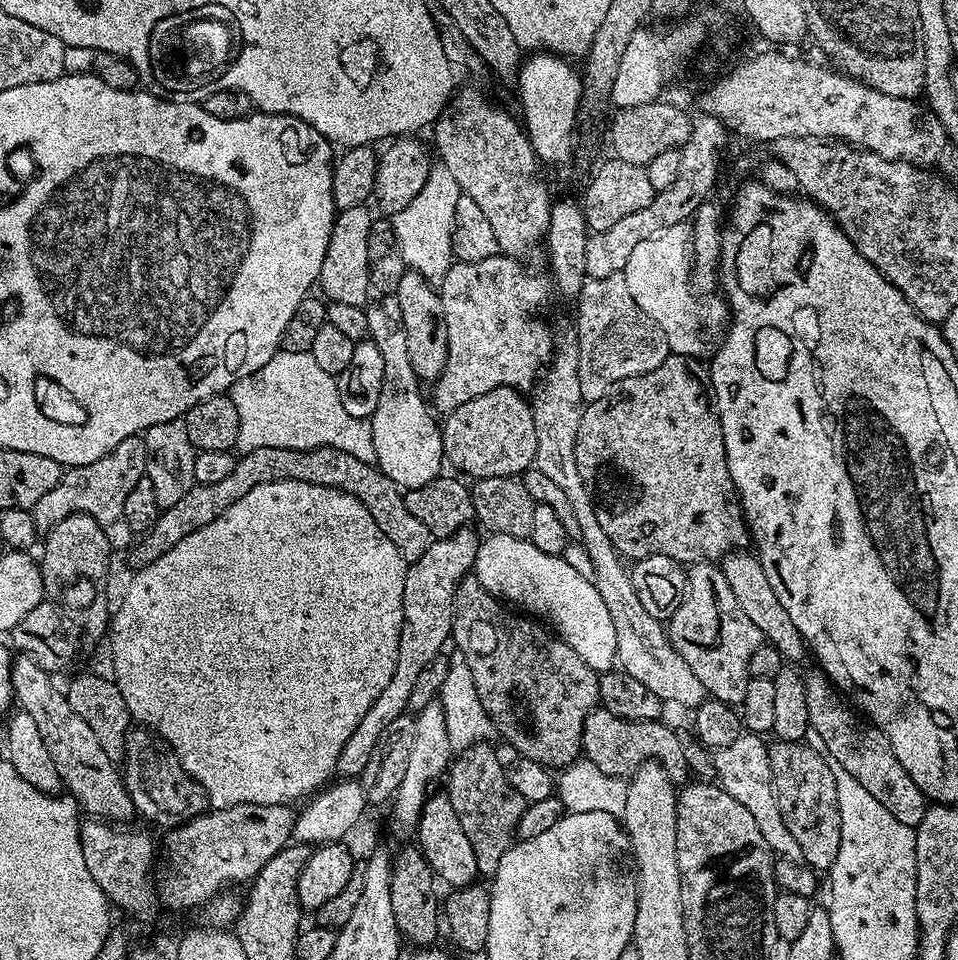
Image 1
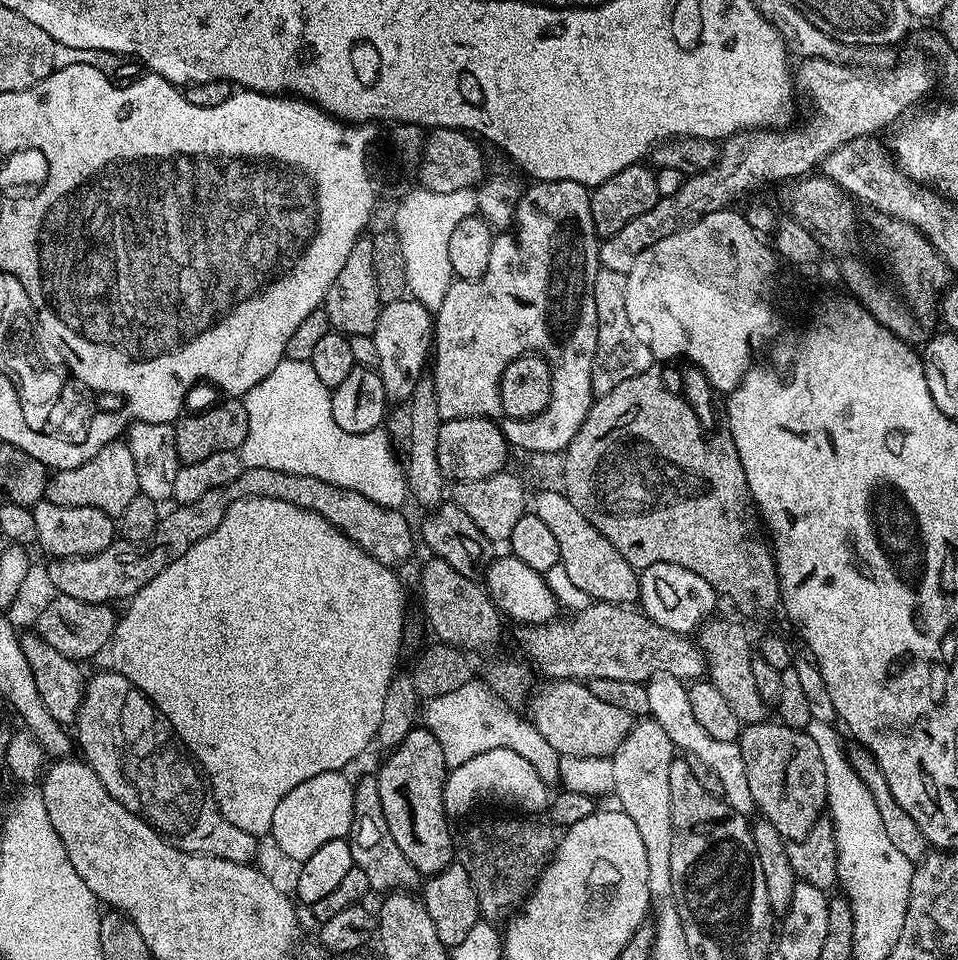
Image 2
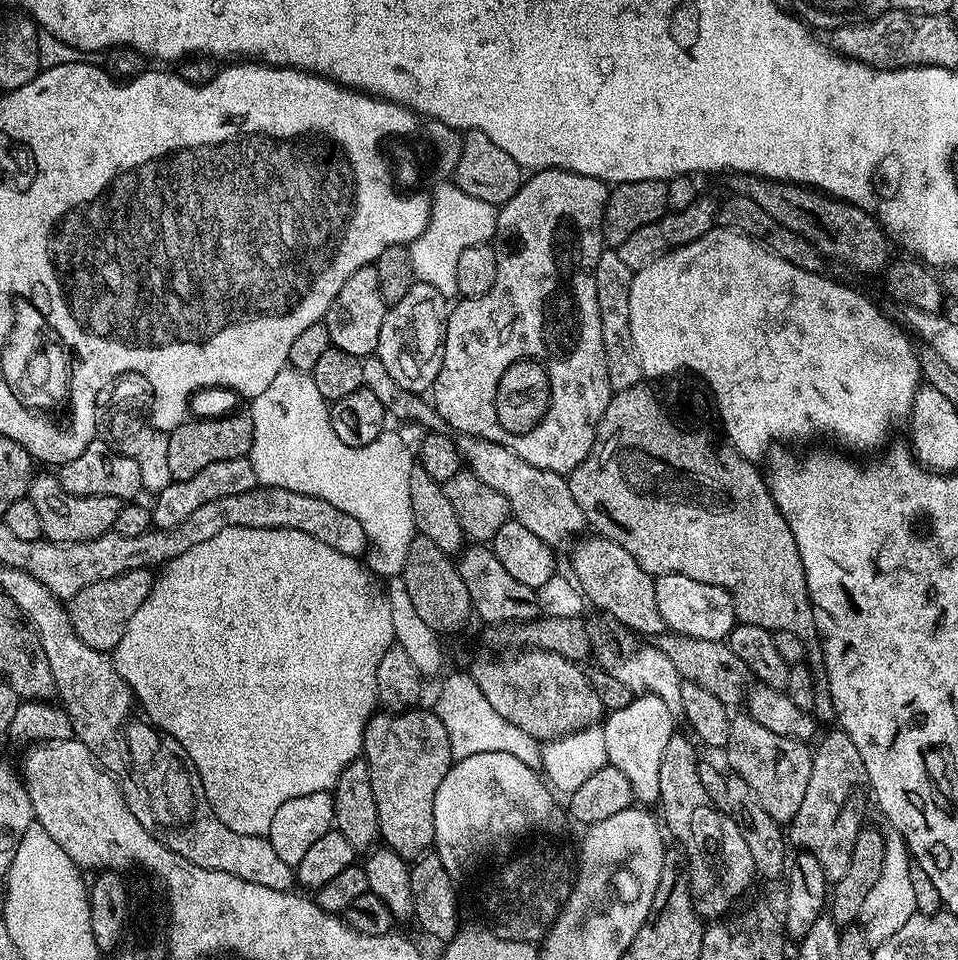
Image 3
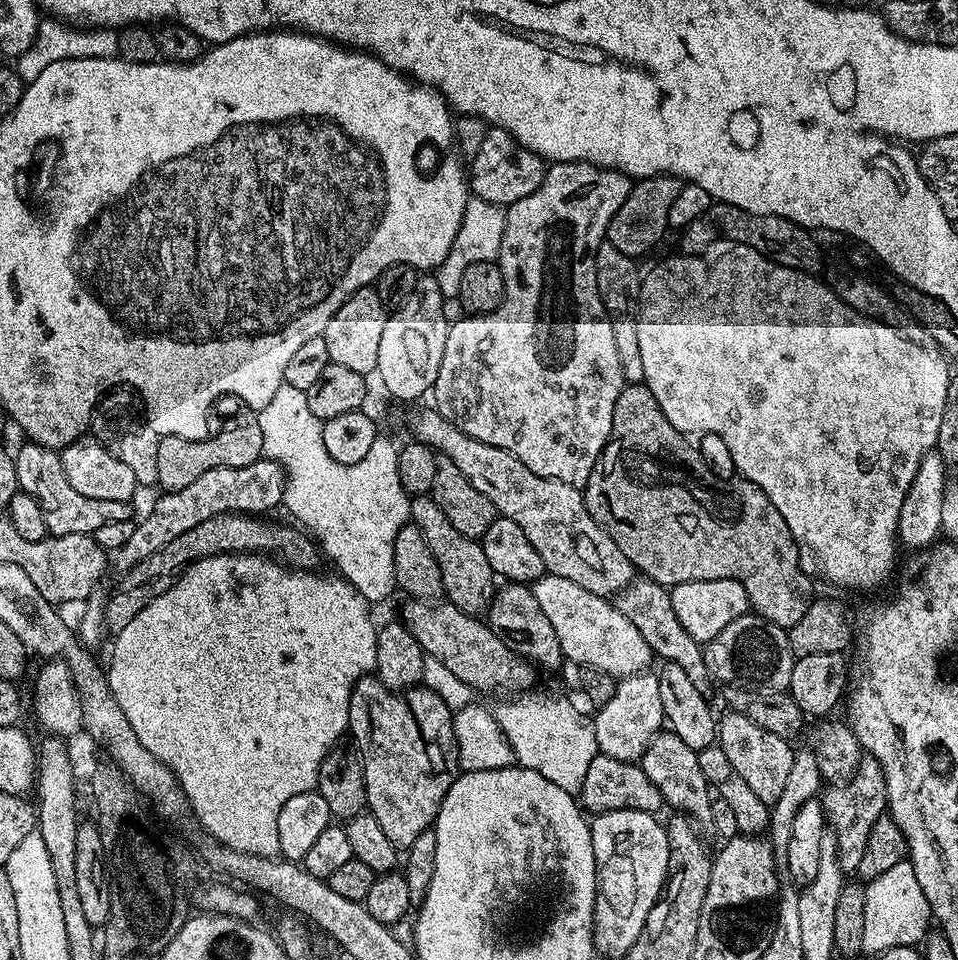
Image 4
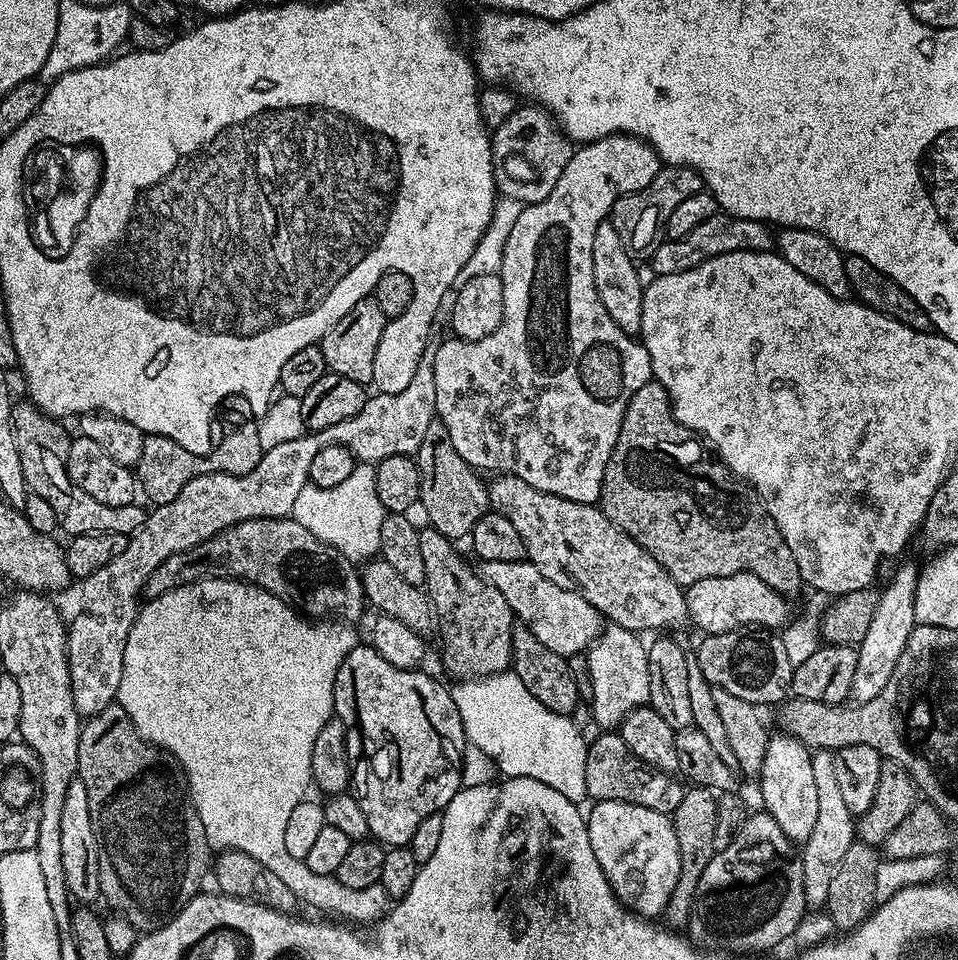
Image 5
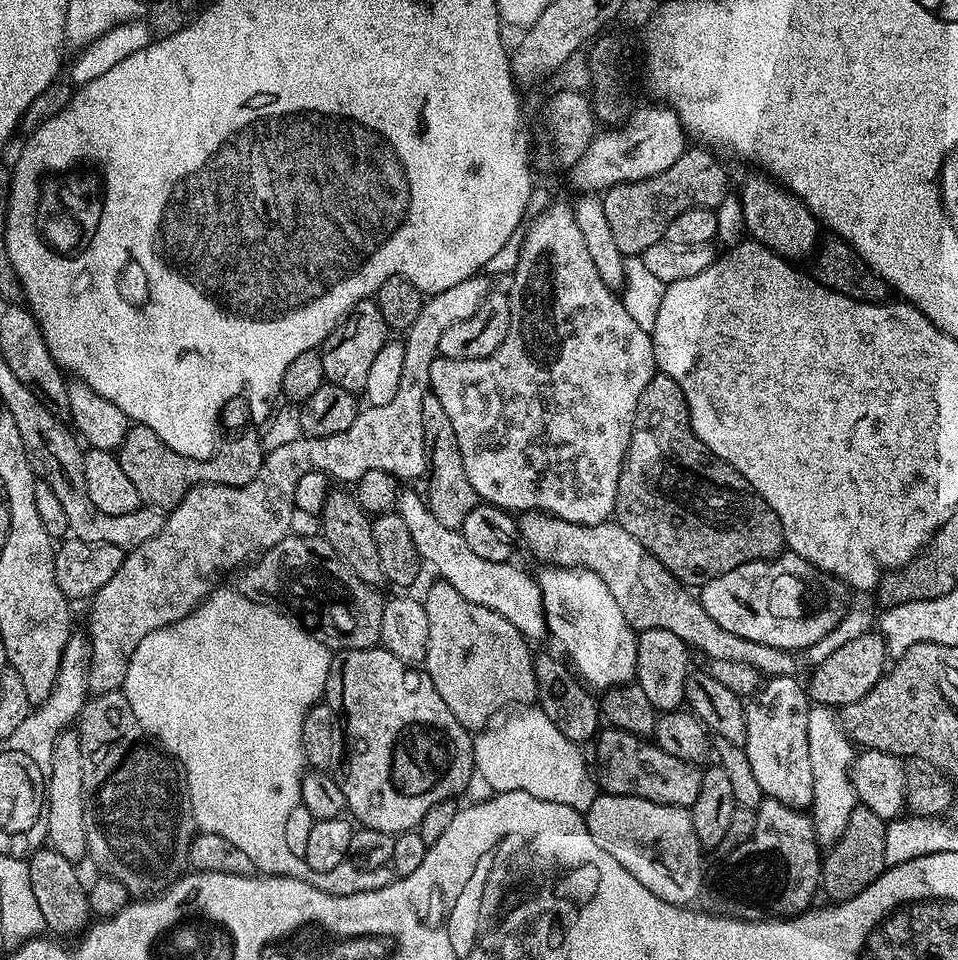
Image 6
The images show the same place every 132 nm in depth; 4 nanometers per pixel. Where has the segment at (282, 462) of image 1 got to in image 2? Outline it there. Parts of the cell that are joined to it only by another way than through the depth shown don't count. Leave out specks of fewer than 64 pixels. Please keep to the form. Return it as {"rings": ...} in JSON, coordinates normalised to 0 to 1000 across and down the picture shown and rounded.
{"rings":[[[256,488],[253,494],[248,494],[248,498],[244,498],[244,502],[240,502],[228,510],[219,510],[219,515],[211,515],[211,519],[207,519],[207,523],[181,528],[181,533],[176,538],[174,534],[168,541],[161,556],[151,567],[136,569],[133,563],[125,560],[114,571],[97,579],[69,579],[51,582],[48,591],[52,605],[62,620],[81,623],[95,629],[112,629],[122,627],[121,625],[133,626],[140,619],[144,619],[144,615],[148,615],[148,610],[152,610],[152,606],[157,606],[162,600],[169,598],[169,594],[173,594],[173,590],[177,590],[177,585],[182,585],[182,581],[190,581],[190,577],[194,577],[194,573],[198,573],[198,569],[203,569],[203,565],[215,560],[215,556],[222,554],[228,549],[228,544],[232,544],[234,533],[243,523],[253,519],[269,519],[270,517],[290,519],[294,523],[303,523],[312,529],[330,533],[336,540],[340,540],[340,544],[348,546],[354,554],[360,554],[371,567],[381,571],[395,585],[406,590],[422,590],[427,586],[426,578],[430,575],[432,550],[426,547],[421,532],[412,529],[400,529],[395,523],[379,517],[377,513],[371,513],[364,508],[354,508],[344,502],[336,502],[336,498],[326,498],[319,494],[299,494],[294,490]]]}

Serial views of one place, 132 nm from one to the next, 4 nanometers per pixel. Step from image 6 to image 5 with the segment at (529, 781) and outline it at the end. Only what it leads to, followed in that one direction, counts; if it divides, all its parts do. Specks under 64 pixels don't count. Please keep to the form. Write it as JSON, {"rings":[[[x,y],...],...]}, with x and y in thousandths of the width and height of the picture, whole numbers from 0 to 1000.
{"rings":[[[519,700],[514,704],[484,706],[471,714],[469,721],[482,748],[485,770],[511,788],[519,803],[527,809],[553,809],[582,823],[585,827],[602,838],[612,833],[612,785],[614,771],[594,745],[574,740],[554,723],[539,700]]]}

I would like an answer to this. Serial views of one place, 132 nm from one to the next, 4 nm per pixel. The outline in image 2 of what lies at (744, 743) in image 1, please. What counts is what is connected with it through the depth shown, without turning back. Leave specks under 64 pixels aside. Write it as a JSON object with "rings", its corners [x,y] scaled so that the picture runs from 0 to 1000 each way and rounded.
{"rings":[[[687,700],[675,710],[678,723],[678,746],[695,760],[699,773],[707,780],[716,783],[719,789],[737,794],[751,807],[757,827],[755,833],[768,846],[784,847],[789,836],[783,825],[783,814],[779,810],[779,794],[775,790],[775,781],[769,773],[749,773],[749,769],[741,769],[730,752],[724,749],[718,726],[718,713],[704,706],[697,700]]]}

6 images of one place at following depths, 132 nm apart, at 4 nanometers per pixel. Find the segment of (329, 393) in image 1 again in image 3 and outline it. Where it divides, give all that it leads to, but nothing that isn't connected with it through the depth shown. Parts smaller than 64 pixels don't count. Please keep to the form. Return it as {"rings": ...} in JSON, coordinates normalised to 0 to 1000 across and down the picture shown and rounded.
{"rings":[[[297,382],[273,406],[273,410],[262,414],[261,432],[265,440],[265,460],[257,478],[265,485],[268,505],[278,508],[293,508],[311,515],[319,515],[339,521],[357,533],[370,540],[384,558],[388,572],[383,580],[384,592],[392,600],[408,602],[421,597],[424,577],[428,565],[436,557],[432,544],[432,531],[428,531],[428,494],[432,486],[432,475],[426,472],[422,458],[413,450],[402,448],[377,467],[366,467],[358,463],[349,452],[343,418],[332,410],[325,391],[319,388],[308,388]]]}

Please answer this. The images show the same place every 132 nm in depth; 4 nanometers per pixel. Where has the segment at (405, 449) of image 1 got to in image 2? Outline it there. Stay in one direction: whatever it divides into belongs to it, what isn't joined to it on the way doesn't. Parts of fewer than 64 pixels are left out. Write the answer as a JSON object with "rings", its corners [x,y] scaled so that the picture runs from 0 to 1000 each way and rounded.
{"rings":[[[423,310],[401,317],[395,327],[392,342],[388,345],[390,359],[395,360],[395,386],[399,402],[410,418],[425,418],[432,402],[444,391],[443,378],[448,378],[453,363],[453,329],[445,319]]]}

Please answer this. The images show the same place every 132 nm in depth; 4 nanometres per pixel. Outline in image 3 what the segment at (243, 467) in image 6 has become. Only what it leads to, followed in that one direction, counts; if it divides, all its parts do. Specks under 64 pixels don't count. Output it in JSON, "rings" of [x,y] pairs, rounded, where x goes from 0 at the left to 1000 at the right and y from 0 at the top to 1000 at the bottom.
{"rings":[[[262,432],[225,433],[222,438],[197,436],[175,451],[174,482],[181,500],[203,498],[207,490],[215,490],[223,481],[236,481],[236,477],[256,477],[265,460],[265,440]]]}

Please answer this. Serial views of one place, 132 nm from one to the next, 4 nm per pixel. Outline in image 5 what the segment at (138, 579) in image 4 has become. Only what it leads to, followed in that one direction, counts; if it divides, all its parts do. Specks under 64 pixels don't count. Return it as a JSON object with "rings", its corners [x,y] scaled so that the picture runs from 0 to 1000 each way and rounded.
{"rings":[[[293,540],[291,542],[258,542],[248,544],[243,550],[232,552],[223,556],[215,565],[203,569],[198,573],[190,573],[186,577],[177,577],[161,598],[152,606],[149,620],[158,623],[173,619],[173,615],[201,608],[204,604],[211,604],[218,600],[232,600],[240,604],[258,604],[260,608],[268,608],[271,613],[277,613],[282,619],[286,619],[292,625],[299,625],[308,631],[314,639],[326,644],[338,644],[343,638],[343,643],[355,648],[372,648],[382,634],[380,624],[380,611],[376,605],[376,596],[368,584],[362,583],[353,573],[343,571],[319,548],[315,548],[311,543],[304,540]]]}

